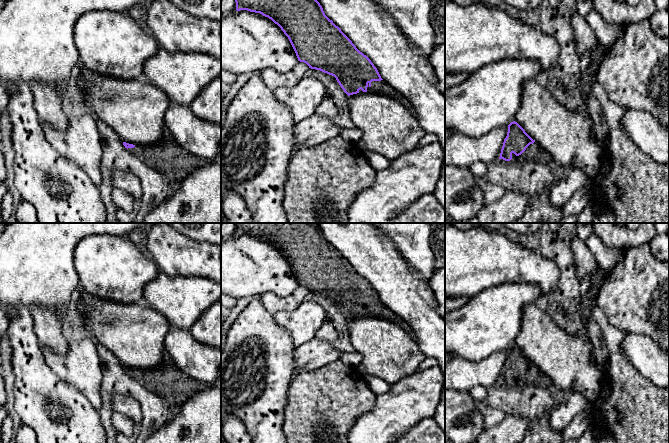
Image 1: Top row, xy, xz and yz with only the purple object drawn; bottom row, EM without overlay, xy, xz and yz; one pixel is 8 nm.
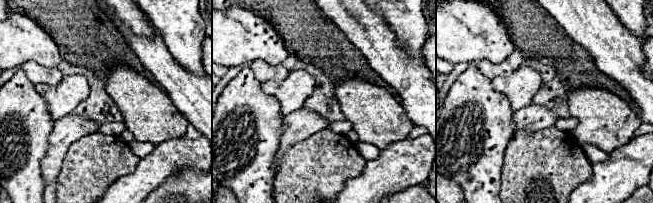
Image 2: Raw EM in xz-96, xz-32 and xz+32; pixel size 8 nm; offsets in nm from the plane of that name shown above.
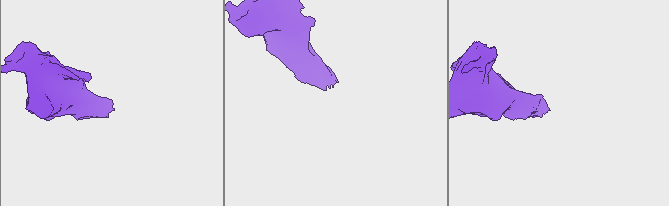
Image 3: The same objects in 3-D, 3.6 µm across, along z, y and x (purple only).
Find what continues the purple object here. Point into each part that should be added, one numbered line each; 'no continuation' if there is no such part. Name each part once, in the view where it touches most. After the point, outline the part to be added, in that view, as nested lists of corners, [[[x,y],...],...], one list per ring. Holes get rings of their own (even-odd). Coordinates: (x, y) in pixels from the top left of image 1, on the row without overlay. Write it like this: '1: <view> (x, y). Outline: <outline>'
1: yz (534, 376). Outline: [[[537,366],[530,368],[526,374],[519,380],[512,377],[512,383],[510,385],[525,386],[525,385],[535,385],[550,390],[554,390],[552,380],[548,375],[546,375]]]

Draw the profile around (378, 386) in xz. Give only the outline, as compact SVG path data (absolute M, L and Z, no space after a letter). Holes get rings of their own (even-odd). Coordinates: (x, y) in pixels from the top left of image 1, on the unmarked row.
M365 375L365 379L370 387L370 389L373 391L373 393L377 396L383 393L387 393L390 390L391 385L384 381L383 379Z

